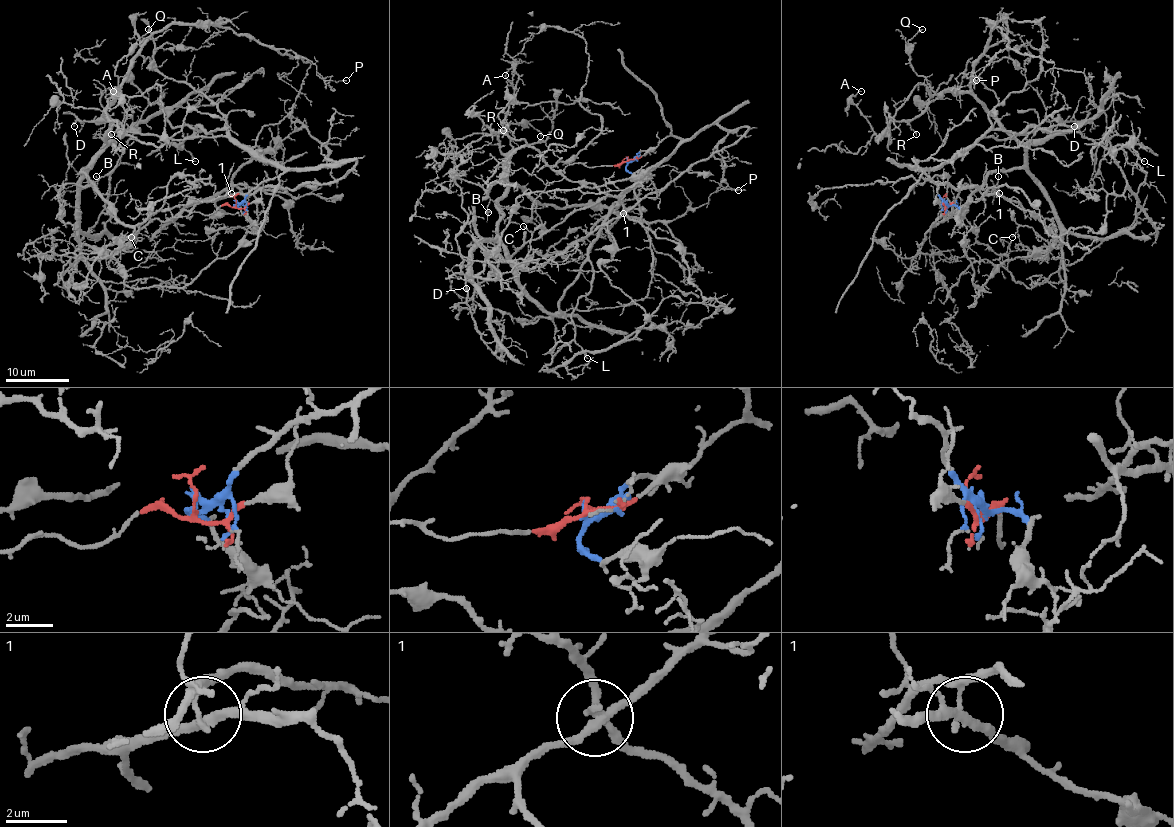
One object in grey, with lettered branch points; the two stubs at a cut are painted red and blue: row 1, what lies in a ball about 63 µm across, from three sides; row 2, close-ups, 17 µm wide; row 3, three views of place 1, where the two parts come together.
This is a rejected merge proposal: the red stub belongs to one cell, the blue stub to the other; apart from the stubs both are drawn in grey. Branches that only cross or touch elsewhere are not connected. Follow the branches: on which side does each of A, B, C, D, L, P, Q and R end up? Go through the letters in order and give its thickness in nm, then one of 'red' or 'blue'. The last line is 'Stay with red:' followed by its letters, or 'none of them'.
A: calibre 120 nm; red
B: calibre 90 nm; red
C: calibre 110 nm; blue
D: calibre 120 nm; blue
L: calibre 120 nm; blue
P: calibre 110 nm; red
Q: calibre 130 nm; red
R: calibre 110 nm; red
Stay with red: A, B, P, Q, R

